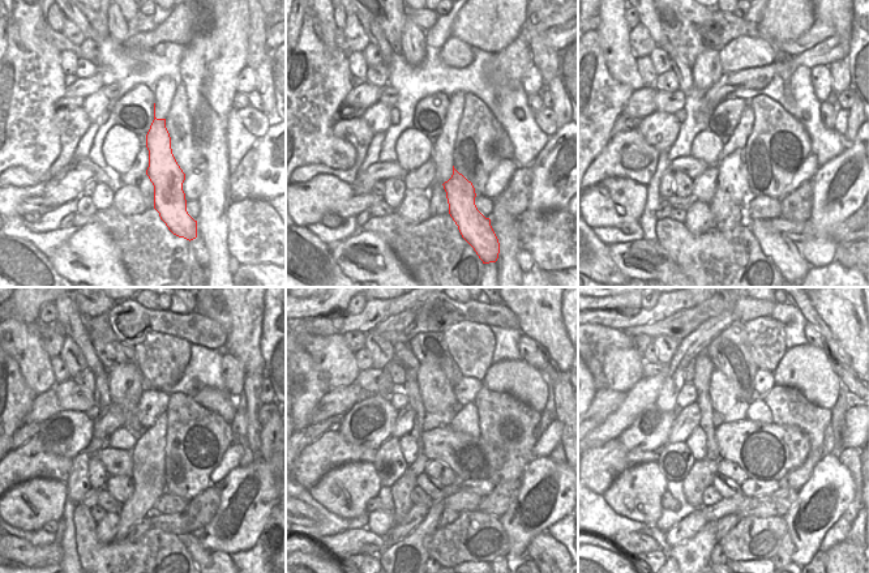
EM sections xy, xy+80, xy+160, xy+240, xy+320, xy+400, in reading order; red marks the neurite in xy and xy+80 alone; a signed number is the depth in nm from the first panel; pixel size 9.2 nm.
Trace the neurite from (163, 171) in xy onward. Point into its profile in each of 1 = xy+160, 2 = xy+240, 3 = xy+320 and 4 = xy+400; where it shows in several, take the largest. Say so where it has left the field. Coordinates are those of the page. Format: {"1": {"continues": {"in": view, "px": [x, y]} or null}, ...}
{"1": {"continues": {"in": "xy+160", "px": [780, 249]}}, "2": {"continues": {"in": "xy+240", "px": [198, 552]}}, "3": {"continues": {"in": "xy+320", "px": [543, 550]}}, "4": {"continues": {"in": "xy+400", "px": [843, 552]}}}

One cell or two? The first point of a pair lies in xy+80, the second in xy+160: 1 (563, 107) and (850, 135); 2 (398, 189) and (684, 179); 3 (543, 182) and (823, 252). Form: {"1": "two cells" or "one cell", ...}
{"1": "one cell", "2": "one cell", "3": "one cell"}

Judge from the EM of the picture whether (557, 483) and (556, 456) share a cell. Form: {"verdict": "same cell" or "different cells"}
{"verdict": "different cells"}

